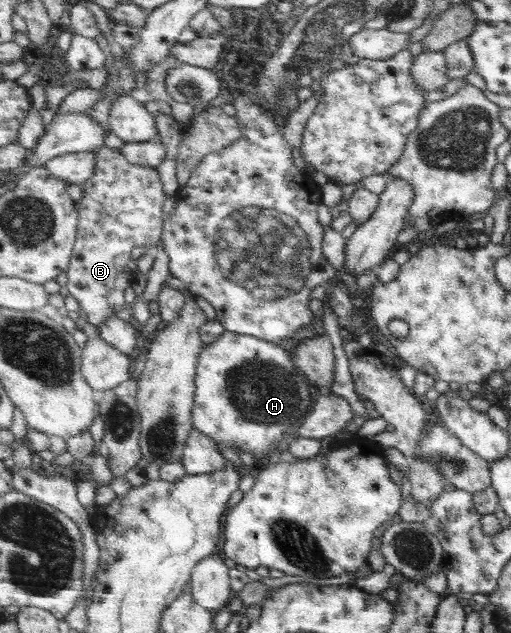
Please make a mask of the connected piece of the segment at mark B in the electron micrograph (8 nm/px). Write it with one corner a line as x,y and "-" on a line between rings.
103,145
98,148
96,175
81,184
85,190
85,196
78,201
80,211
79,237
75,247
75,255
72,258
71,268
67,271
70,293
80,304
80,311
87,318
87,322
99,329
108,319
115,317
116,311
131,311
126,301
126,291
132,286
130,272
132,253
136,247
155,247
163,241
165,222
170,209
170,201
166,199
164,183
160,179
157,168
144,167
132,163
119,149

